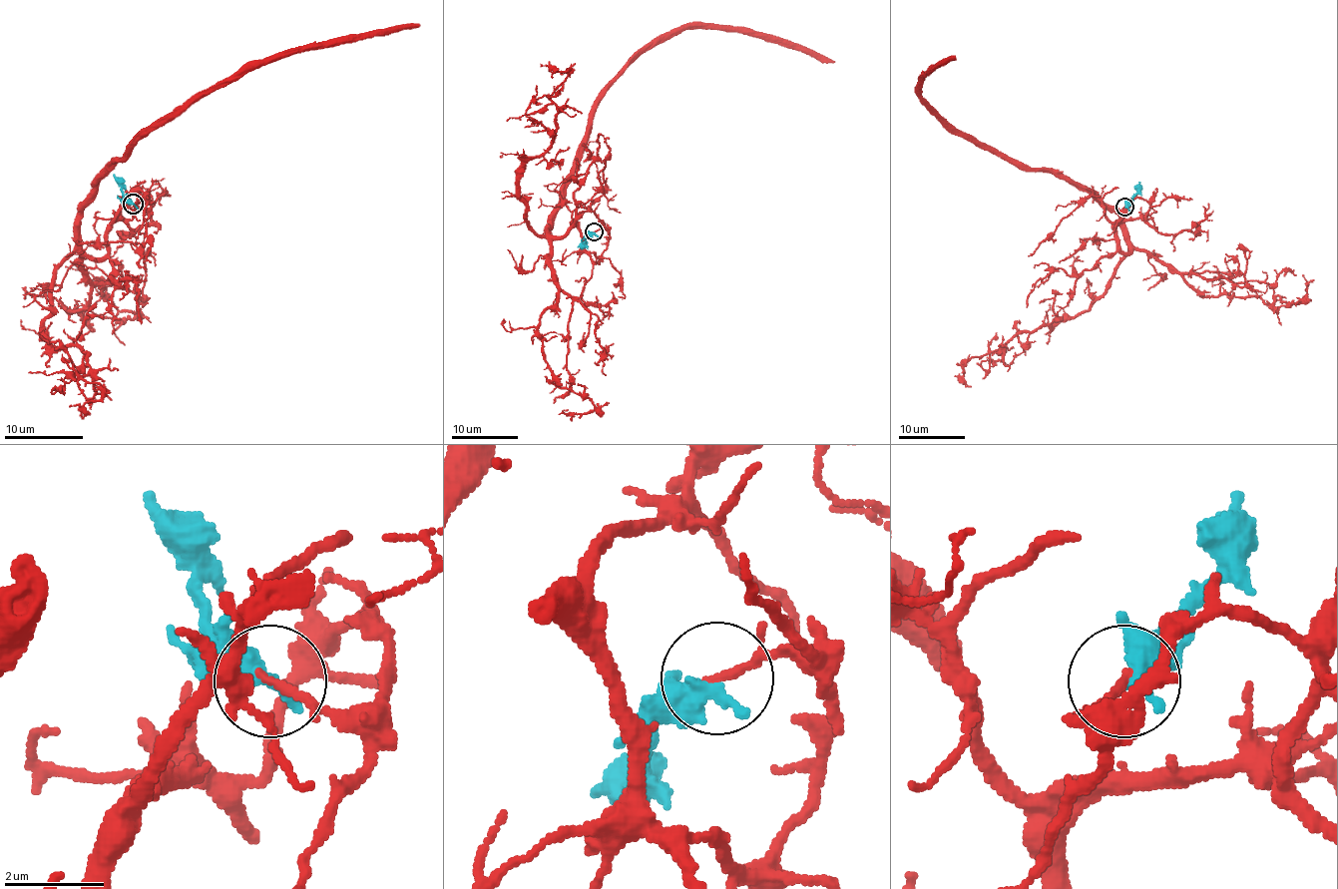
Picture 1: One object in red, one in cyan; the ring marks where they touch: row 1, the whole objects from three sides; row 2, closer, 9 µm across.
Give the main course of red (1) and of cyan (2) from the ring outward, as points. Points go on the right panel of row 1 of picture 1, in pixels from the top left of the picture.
1: (1124, 207), (1149, 205), (1116, 227), (1124, 252), (1124, 222), (1087, 192), (965, 139), (922, 96), (955, 56)
2: (1124, 207), (1139, 182)

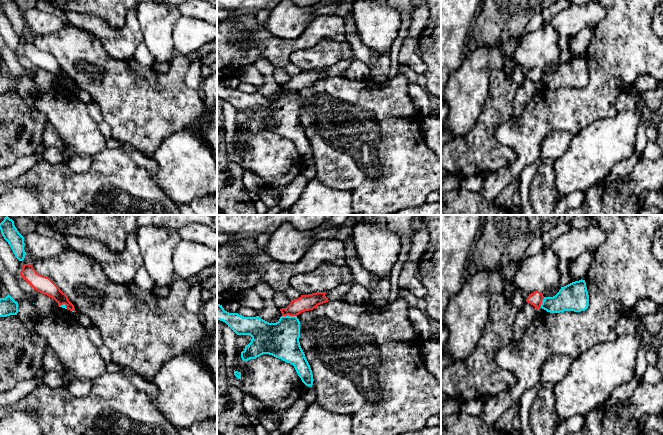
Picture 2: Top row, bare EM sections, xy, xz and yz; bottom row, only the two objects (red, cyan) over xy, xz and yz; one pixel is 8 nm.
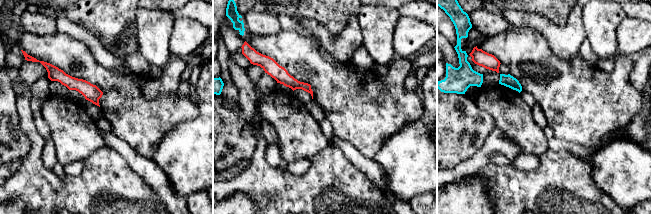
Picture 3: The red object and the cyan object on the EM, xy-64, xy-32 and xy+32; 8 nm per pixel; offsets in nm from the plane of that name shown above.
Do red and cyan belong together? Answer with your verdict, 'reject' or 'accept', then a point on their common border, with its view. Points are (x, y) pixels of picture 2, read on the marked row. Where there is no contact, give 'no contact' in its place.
reject | xz (289, 315)

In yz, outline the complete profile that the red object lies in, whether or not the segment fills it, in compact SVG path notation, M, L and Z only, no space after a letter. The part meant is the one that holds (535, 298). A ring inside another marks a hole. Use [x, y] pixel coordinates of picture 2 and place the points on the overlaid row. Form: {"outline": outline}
{"outline": "M535 291L531 294L529 294L528 298L526 299L526 302L530 303L537 309L541 309L541 304L544 299L544 296L539 291Z"}

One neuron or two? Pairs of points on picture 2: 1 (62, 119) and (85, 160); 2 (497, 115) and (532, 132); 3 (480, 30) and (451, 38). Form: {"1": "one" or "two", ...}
{"1": "two", "2": "two", "3": "two"}

